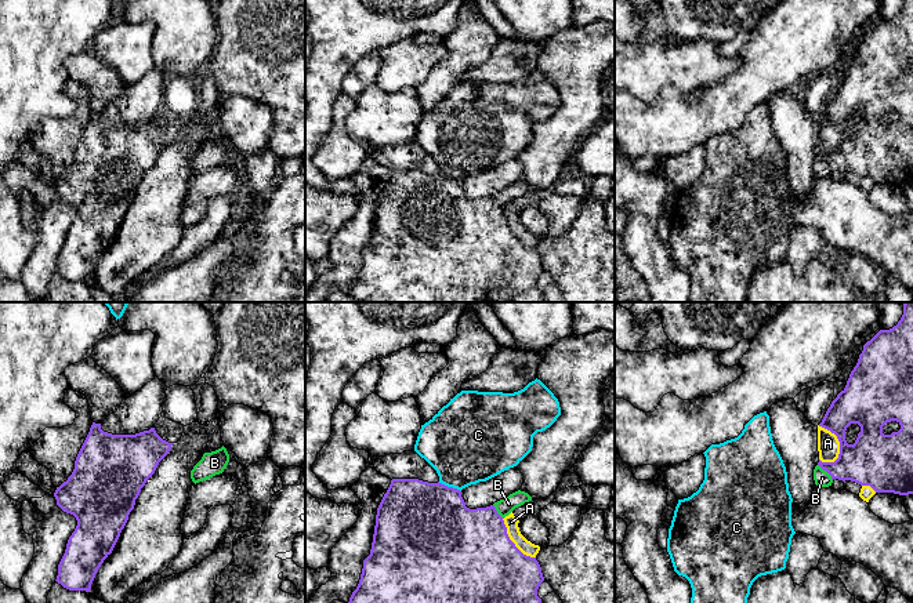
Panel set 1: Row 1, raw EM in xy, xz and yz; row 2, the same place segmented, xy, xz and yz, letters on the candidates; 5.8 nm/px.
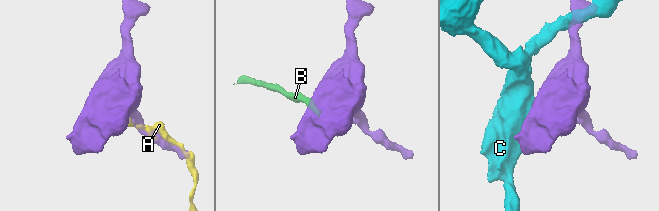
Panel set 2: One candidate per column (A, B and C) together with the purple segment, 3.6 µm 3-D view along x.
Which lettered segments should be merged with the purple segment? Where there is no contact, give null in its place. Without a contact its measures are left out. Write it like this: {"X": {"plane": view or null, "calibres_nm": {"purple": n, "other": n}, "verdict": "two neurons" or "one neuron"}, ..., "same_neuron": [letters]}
{"A": {"plane": "yz", "calibres_nm": {"purple": 320, "other": 130}, "verdict": "two neurons"}, "B": {"plane": "yz", "calibres_nm": {"purple": 280, "other": 90}, "verdict": "one neuron"}, "C": {"plane": "xz", "calibres_nm": {"purple": 480, "other": 440}, "verdict": "two neurons"}, "same_neuron": ["B"]}

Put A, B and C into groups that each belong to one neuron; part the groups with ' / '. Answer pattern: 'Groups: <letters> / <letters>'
Groups: A / B / C

